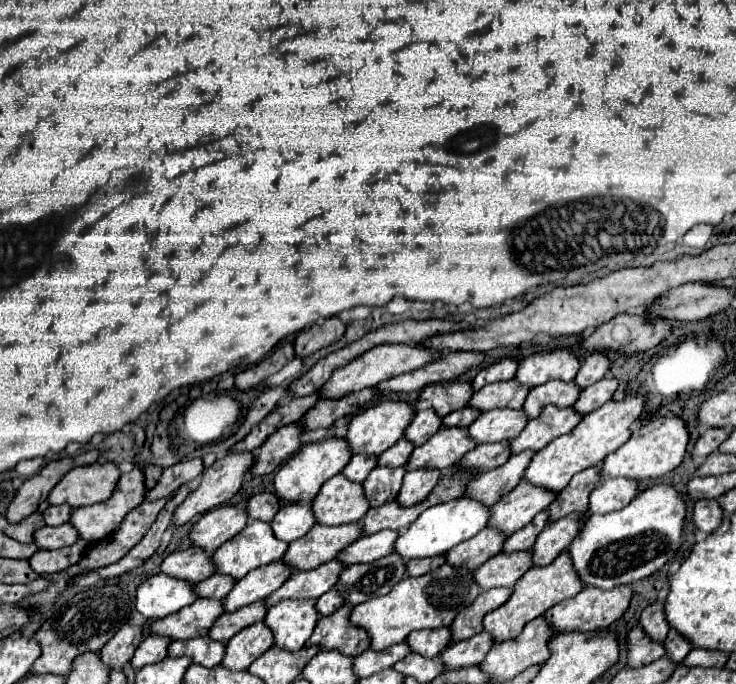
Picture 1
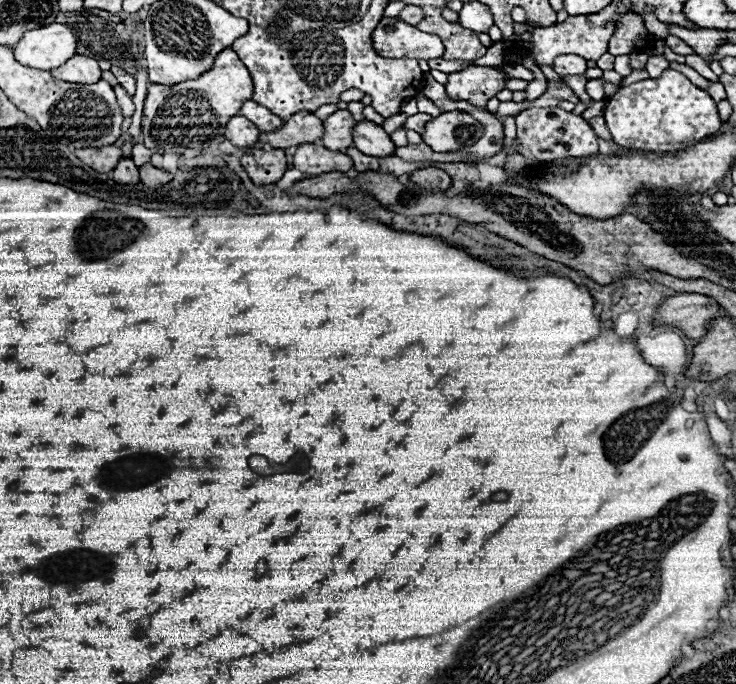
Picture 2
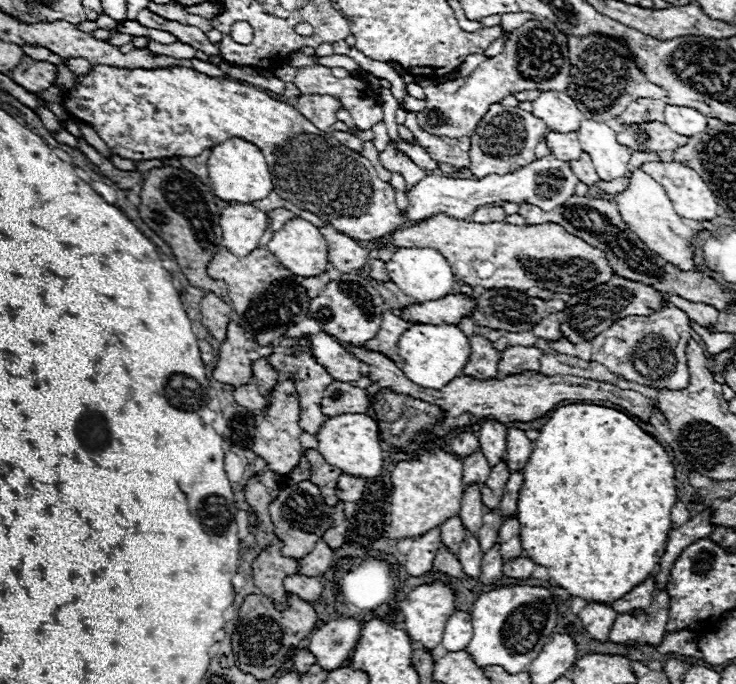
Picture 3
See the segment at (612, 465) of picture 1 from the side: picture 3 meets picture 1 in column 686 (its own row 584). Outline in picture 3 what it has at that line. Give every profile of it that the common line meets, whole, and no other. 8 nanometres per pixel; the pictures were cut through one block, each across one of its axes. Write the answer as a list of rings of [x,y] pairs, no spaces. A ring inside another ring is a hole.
[[[432,582],[414,588],[402,602],[400,602],[400,614],[404,618],[404,630],[408,632],[410,640],[426,650],[434,650],[440,640],[446,626],[446,620],[454,612],[454,590],[450,590],[444,582]]]

